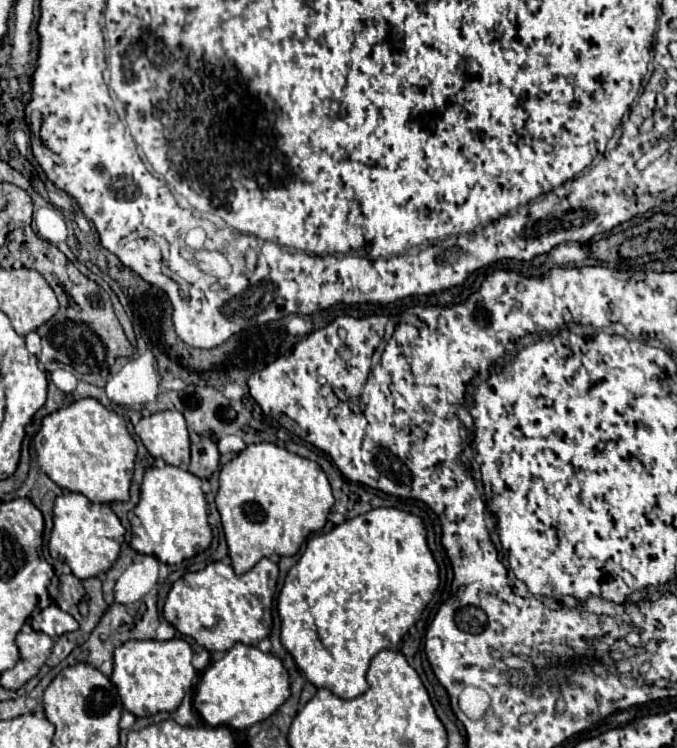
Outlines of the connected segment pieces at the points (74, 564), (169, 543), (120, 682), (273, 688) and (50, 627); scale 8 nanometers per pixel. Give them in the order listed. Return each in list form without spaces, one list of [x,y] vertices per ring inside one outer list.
[[[66,492],[56,498],[54,504],[54,528],[50,536],[50,556],[70,566],[72,574],[80,580],[94,578],[108,572],[120,556],[120,544],[124,542],[124,526],[108,504],[94,504],[82,494]]]
[[[154,466],[148,468],[142,482],[140,502],[130,512],[132,548],[142,554],[152,554],[164,564],[180,564],[204,552],[212,542],[212,530],[208,524],[206,498],[200,488],[202,480],[178,466]]]
[[[182,638],[166,642],[158,640],[128,640],[114,650],[114,672],[112,684],[118,688],[122,704],[134,716],[152,716],[156,712],[172,712],[178,708],[186,694],[188,678],[196,676],[192,666],[192,648]]]
[[[234,644],[220,660],[212,662],[196,688],[194,708],[210,726],[230,726],[236,730],[250,728],[270,718],[290,696],[290,678],[282,660],[264,654],[256,646]]]
[[[51,604],[48,608],[44,608],[42,612],[34,614],[31,626],[33,630],[43,632],[51,638],[58,638],[64,632],[78,630],[78,622],[68,612],[62,612],[56,604]]]

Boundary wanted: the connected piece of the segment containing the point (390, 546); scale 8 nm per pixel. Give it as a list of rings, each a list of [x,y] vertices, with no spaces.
[[[374,508],[374,510],[366,512],[366,514],[360,514],[360,516],[352,518],[352,520],[346,520],[344,524],[336,526],[328,534],[312,536],[308,540],[304,554],[290,568],[290,572],[286,576],[284,588],[282,588],[280,596],[278,596],[278,614],[280,614],[280,620],[282,620],[282,636],[280,636],[282,644],[294,656],[294,660],[300,666],[302,674],[316,688],[328,688],[328,690],[332,690],[340,698],[356,698],[356,696],[364,694],[366,688],[368,688],[368,684],[366,684],[366,670],[370,666],[370,660],[380,650],[396,650],[398,644],[402,642],[402,636],[416,624],[416,620],[420,618],[422,610],[432,600],[432,596],[434,596],[434,592],[438,590],[438,584],[440,584],[440,570],[438,570],[438,564],[436,564],[436,560],[434,560],[434,556],[432,556],[432,552],[428,548],[426,536],[428,536],[428,530],[426,530],[426,526],[424,526],[420,516],[404,512],[404,510],[398,510],[398,508]]]

